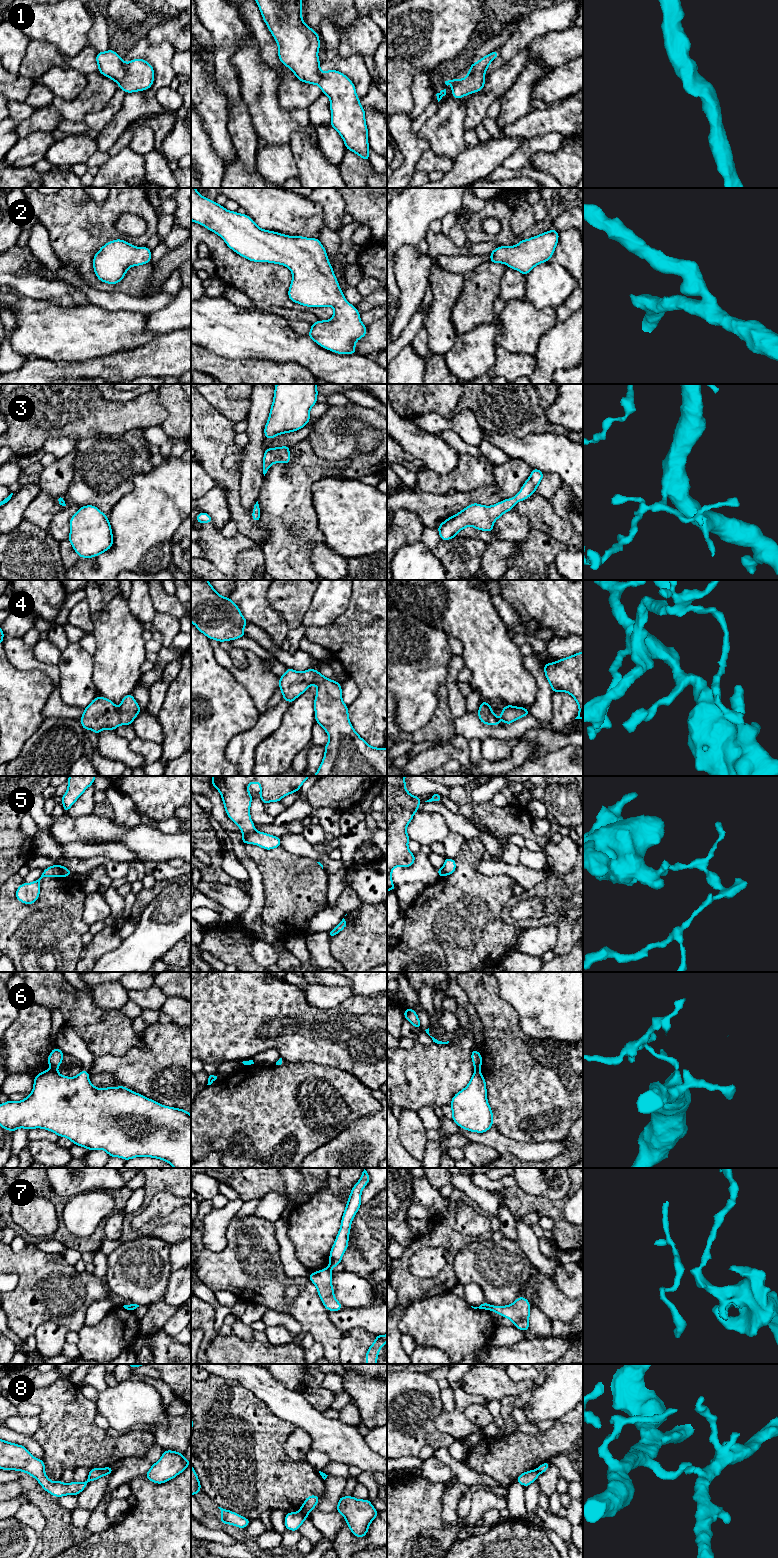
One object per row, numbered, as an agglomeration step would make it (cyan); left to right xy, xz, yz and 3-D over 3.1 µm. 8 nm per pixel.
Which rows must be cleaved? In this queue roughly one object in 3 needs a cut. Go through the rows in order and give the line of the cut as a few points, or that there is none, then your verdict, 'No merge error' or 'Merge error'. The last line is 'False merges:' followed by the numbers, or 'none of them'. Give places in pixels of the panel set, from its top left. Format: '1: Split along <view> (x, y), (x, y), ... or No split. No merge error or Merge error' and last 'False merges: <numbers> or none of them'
1: No split. No merge error
2: No split. No merge error
3: No split. No merge error
4: No split. No merge error
5: Split along xy (52, 866), (56, 867), (62, 875). Merge error
6: Split along yz (475, 1069), (479, 1070). Merge error
7: Split along yz (489, 1305), (487, 1309). Merge error
8: Split along xz (298, 1512), (307, 1516). Merge error
False merges: 5, 6, 7, 8

